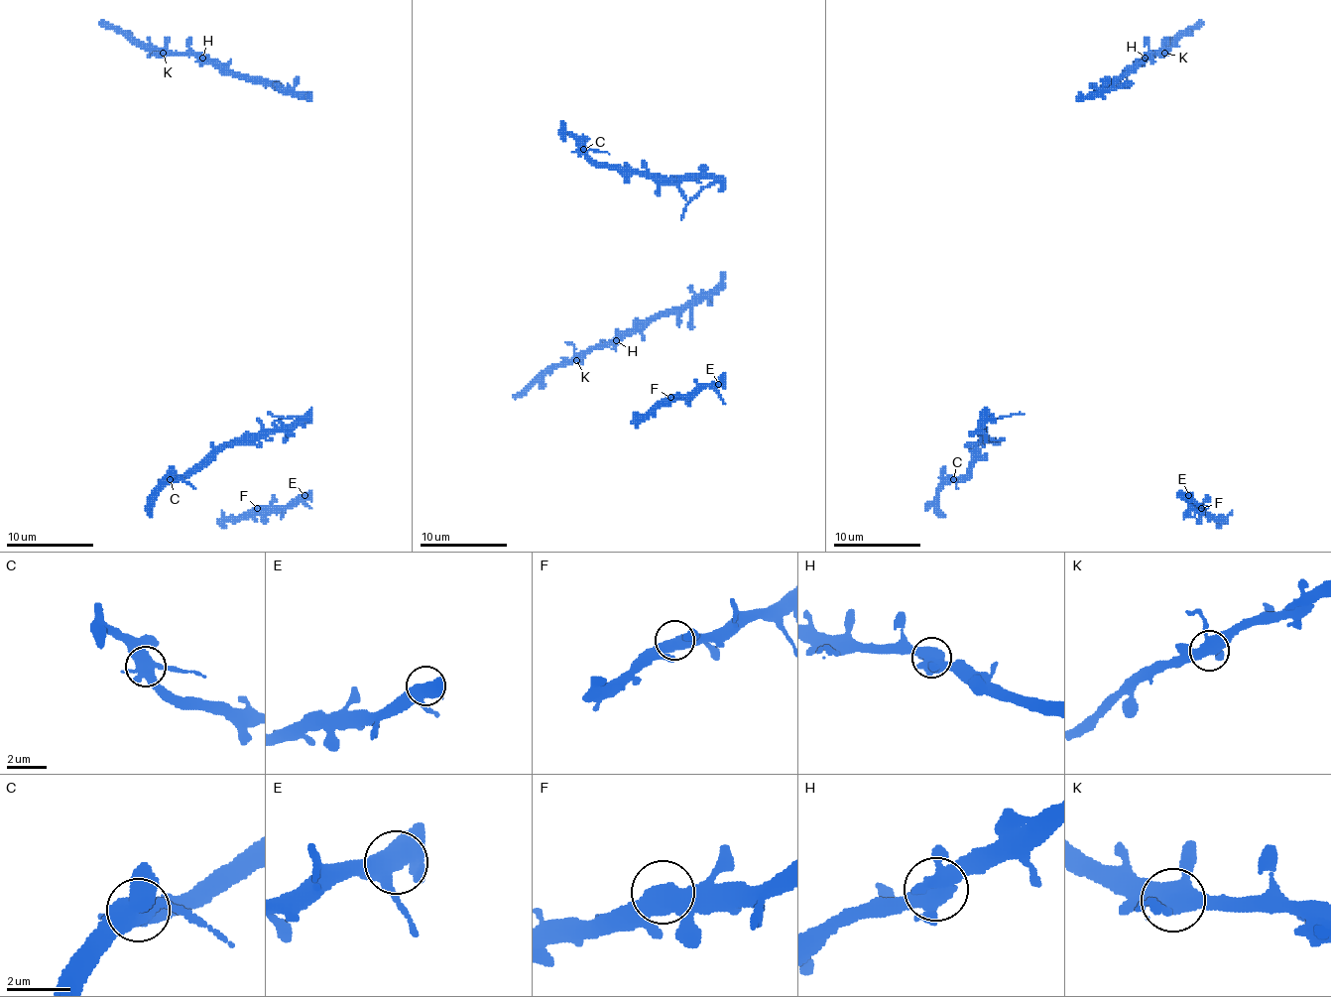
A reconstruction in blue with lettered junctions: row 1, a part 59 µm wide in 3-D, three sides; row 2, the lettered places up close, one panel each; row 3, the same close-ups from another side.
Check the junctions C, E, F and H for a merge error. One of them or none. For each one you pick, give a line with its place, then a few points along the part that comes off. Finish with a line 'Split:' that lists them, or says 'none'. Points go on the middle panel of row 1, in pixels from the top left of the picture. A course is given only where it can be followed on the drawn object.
Split: none

